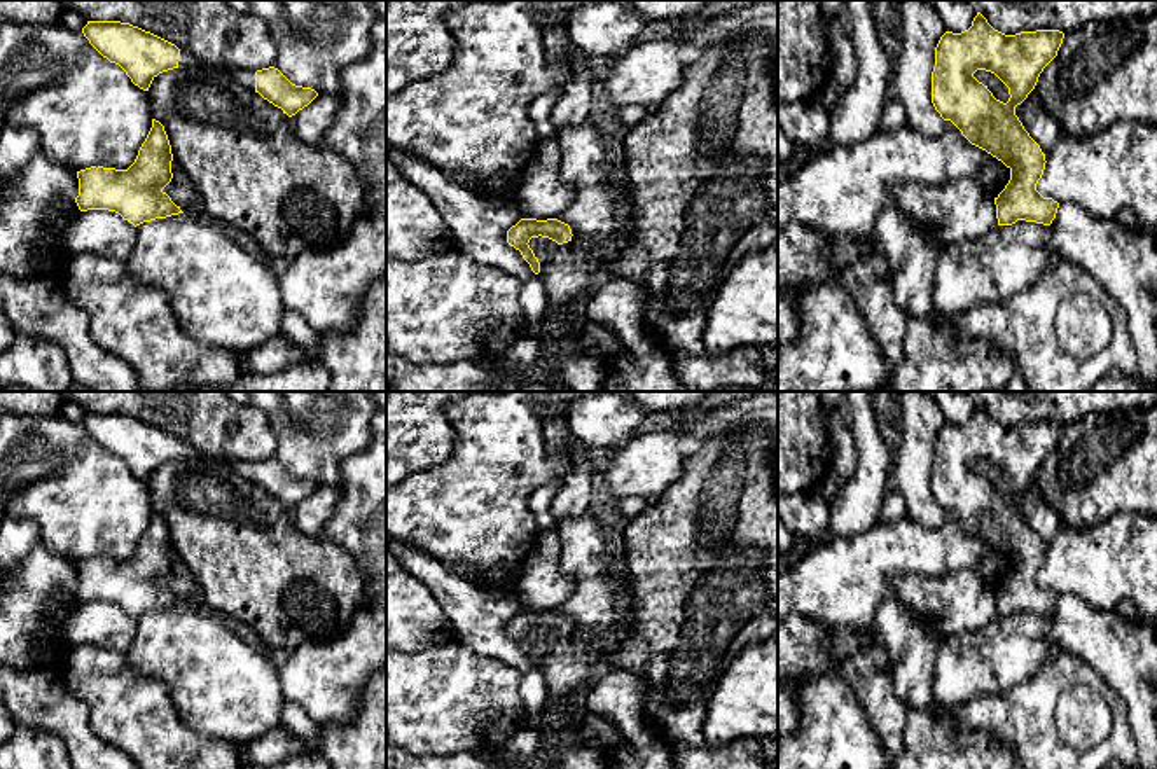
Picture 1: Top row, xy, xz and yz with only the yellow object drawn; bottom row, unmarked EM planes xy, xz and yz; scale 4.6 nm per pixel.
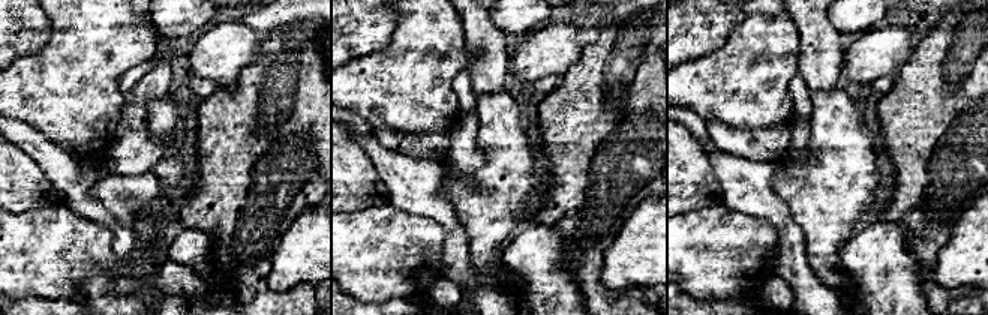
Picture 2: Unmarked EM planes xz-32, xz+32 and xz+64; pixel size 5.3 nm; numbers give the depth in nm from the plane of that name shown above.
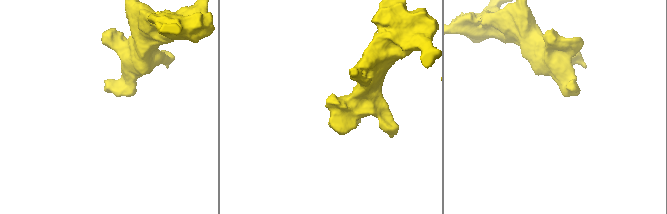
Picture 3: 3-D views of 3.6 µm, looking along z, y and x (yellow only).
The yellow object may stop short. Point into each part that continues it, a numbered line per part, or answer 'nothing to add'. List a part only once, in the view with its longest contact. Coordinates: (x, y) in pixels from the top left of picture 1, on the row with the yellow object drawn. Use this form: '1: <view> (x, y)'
1: xy (247, 77)

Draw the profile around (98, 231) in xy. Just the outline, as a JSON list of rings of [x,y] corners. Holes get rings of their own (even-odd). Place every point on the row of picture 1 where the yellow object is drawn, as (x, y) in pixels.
[[[108,210],[79,211],[63,234],[65,255],[98,253],[126,260],[136,243],[136,227]]]

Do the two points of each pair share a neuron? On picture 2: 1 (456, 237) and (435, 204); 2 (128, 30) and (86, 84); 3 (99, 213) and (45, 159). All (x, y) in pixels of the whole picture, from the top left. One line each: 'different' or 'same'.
1: same
2: same
3: same

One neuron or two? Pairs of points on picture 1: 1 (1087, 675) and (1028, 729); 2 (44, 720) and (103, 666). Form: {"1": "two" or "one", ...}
{"1": "one", "2": "two"}

